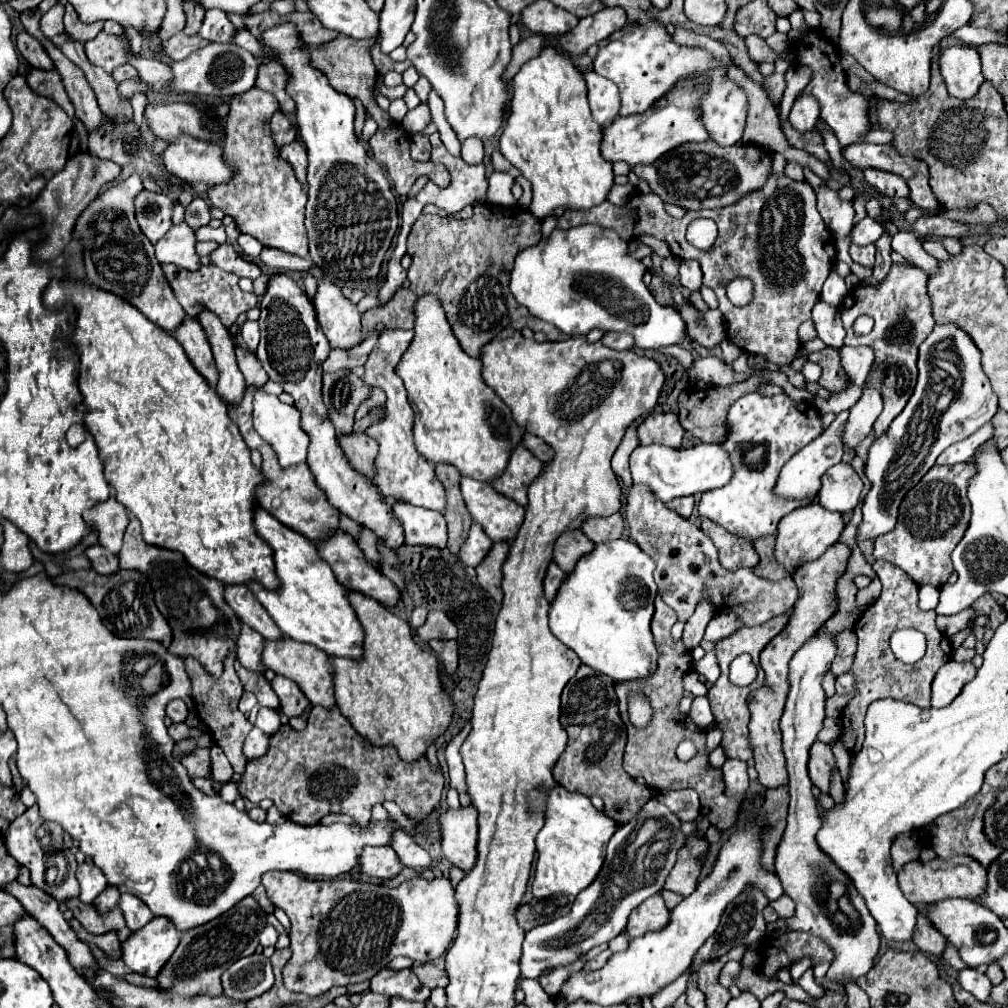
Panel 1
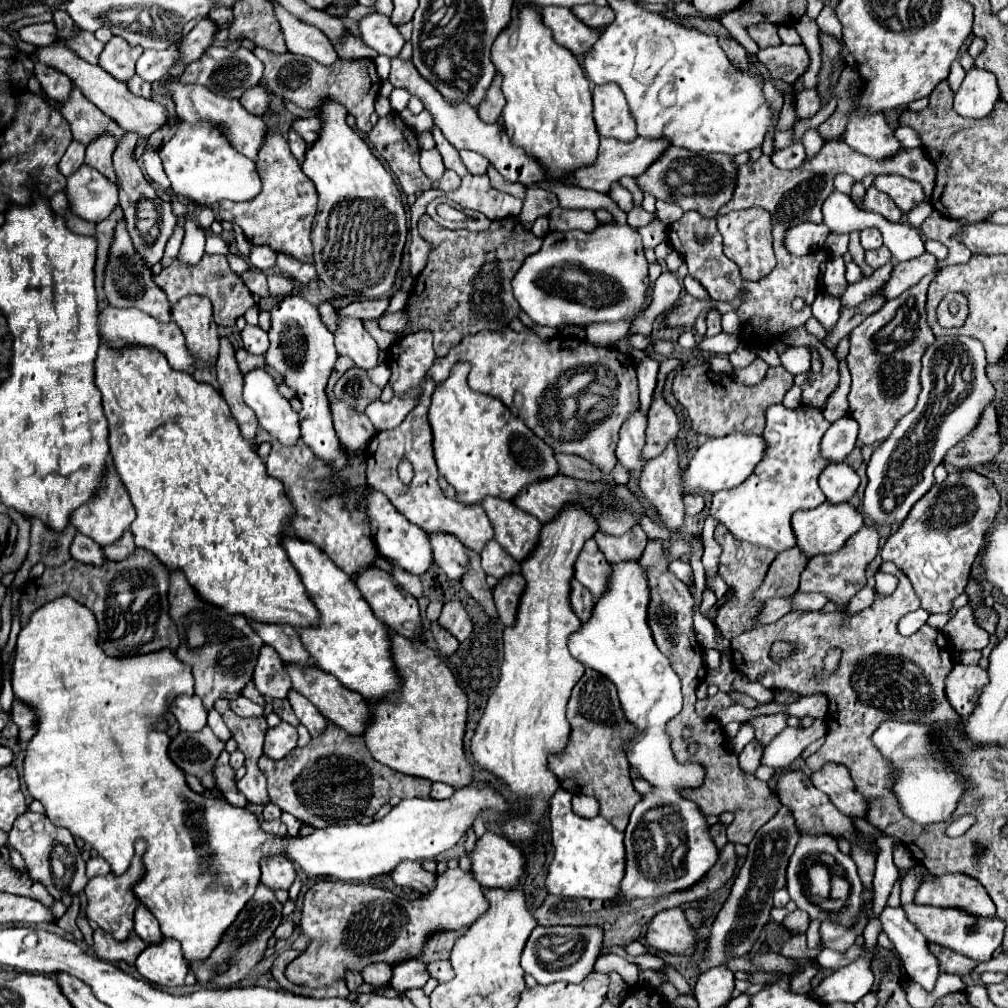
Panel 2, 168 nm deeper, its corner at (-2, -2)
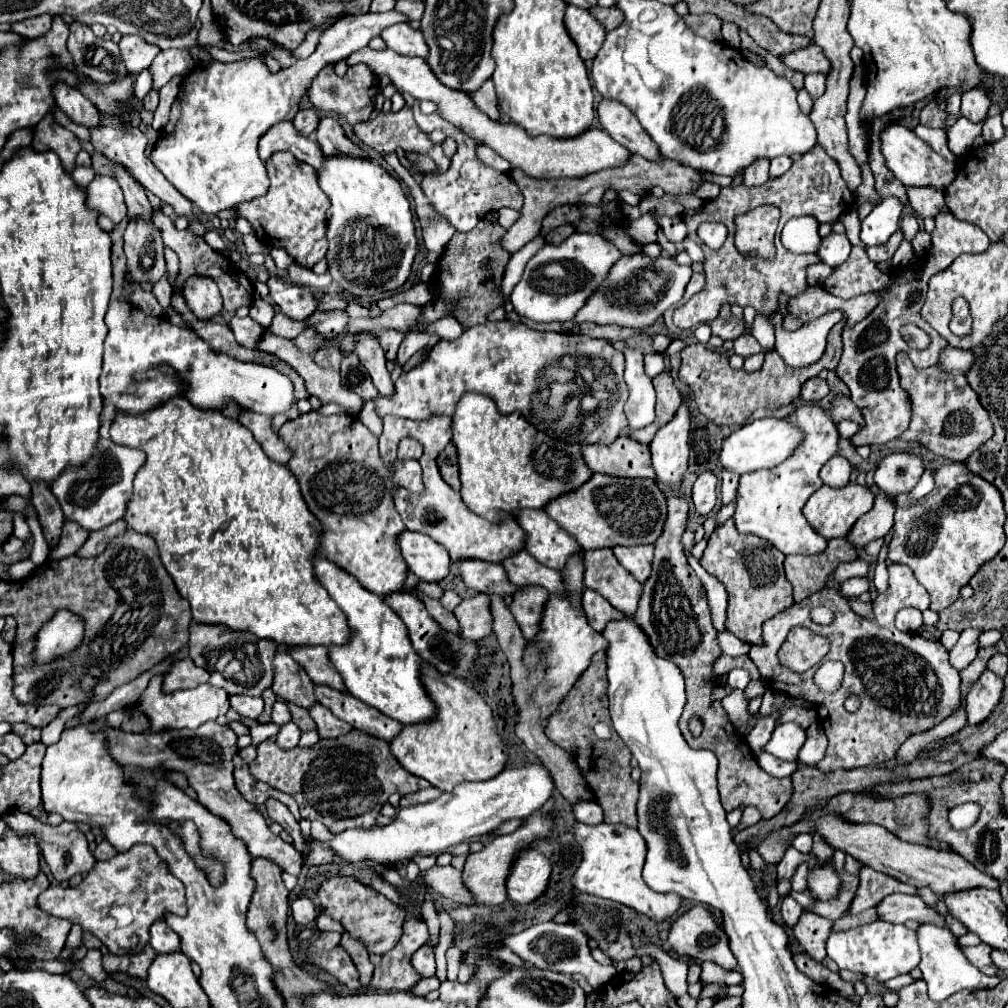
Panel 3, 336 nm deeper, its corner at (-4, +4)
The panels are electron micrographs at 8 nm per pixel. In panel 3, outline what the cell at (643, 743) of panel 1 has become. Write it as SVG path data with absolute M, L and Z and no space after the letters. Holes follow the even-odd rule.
M668 498L668 518L664 522L664 530L654 544L654 560L652 572L648 580L642 584L640 606L636 610L636 624L648 634L650 644L656 654L662 658L670 658L676 666L680 666L684 678L688 680L688 702L684 706L684 714L680 718L680 730L690 748L706 748L716 752L718 756L718 792L726 812L742 806L754 806L760 810L762 818L768 820L776 816L792 798L794 786L790 778L772 778L766 774L746 742L736 736L728 714L720 706L720 702L710 700L710 690L716 684L712 676L712 662L722 654L716 644L716 628L710 620L708 602L698 596L702 586L700 578L694 574L684 556L684 546L680 544L680 536L686 528L688 520L688 502L682 498ZM690 716L700 716L704 722L702 736L694 738L688 732Z

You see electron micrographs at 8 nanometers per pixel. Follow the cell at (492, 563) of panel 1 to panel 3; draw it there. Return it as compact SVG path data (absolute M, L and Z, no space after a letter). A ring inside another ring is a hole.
M522 586L516 590L516 594L512 594L510 612L516 618L526 640L536 636L540 612L546 600L548 600L548 590L544 590L542 586Z

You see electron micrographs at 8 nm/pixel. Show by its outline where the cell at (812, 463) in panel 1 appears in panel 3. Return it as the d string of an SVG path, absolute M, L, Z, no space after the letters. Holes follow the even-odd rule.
M842 420L842 422L838 424L838 434L840 434L840 438L852 438L858 430L860 430L860 426L858 426L856 422L852 422L852 420Z

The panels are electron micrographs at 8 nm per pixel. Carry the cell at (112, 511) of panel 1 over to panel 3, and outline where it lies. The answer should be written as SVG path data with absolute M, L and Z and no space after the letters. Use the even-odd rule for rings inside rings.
M100 438L94 456L82 468L66 468L58 480L52 482L52 492L58 498L68 520L78 522L88 532L102 530L112 522L124 518L128 498L132 496L132 480L136 470L144 464L144 452L114 444L110 438Z

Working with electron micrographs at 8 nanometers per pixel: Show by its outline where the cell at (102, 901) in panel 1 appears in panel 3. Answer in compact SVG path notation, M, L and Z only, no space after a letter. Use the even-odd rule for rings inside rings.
M136 844L124 854L116 854L112 860L96 862L96 866L85 875L76 888L50 886L38 896L38 908L78 922L84 930L90 930L98 940L102 940L110 952L128 954L140 952L150 940L148 928L154 920L162 918L164 912L186 914L184 884L168 872L166 862L156 854L150 844ZM114 906L126 906L130 910L130 920L116 920L110 910Z

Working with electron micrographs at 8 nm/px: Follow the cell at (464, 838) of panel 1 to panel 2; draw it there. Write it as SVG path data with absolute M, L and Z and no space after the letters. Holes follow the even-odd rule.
M486 832L476 850L468 854L472 858L472 872L484 888L516 888L526 872L526 858L522 850L512 846L506 838Z

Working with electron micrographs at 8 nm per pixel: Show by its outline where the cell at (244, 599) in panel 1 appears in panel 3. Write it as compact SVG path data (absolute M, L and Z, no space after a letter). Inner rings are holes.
M294 646L292 658L296 658L296 662L300 662L300 666L312 678L312 682L328 684L336 690L346 690L340 674L334 670L334 666L328 660L326 646Z

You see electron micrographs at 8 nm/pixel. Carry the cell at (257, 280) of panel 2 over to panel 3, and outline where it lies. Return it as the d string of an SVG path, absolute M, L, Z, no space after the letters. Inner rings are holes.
M270 276L266 284L270 288L270 298L288 318L306 320L314 314L316 300L308 288L294 286L288 278L284 280L280 276Z

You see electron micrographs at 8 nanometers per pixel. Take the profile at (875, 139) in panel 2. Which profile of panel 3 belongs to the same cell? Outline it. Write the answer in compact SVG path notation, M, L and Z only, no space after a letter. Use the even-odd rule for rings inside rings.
M896 122L886 124L884 130L880 132L880 152L882 152L890 172L904 186L936 186L936 188L944 190L954 180L952 176L956 172L956 164L954 162L946 162L922 138L918 138L912 130L904 128L904 126L896 124Z

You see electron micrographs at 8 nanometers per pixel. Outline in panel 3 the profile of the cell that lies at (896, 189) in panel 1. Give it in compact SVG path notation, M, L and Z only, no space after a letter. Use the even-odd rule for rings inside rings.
M908 186L906 194L912 210L922 218L934 218L938 212L948 210L944 204L944 194L934 186Z

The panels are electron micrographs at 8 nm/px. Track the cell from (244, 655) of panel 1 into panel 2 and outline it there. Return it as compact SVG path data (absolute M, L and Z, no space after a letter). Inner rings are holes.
M262 646L258 656L258 664L254 668L254 684L258 692L266 698L288 698L292 688L290 676L278 656L278 652L270 646Z

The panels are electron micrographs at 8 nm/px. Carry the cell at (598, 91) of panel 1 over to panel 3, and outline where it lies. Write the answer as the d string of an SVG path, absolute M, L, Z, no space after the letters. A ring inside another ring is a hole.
M602 98L602 102L598 104L598 120L600 126L632 154L640 154L648 160L660 158L658 146L652 142L652 138L648 138L646 130L640 126L632 110L628 110L628 106L624 106L622 102Z

